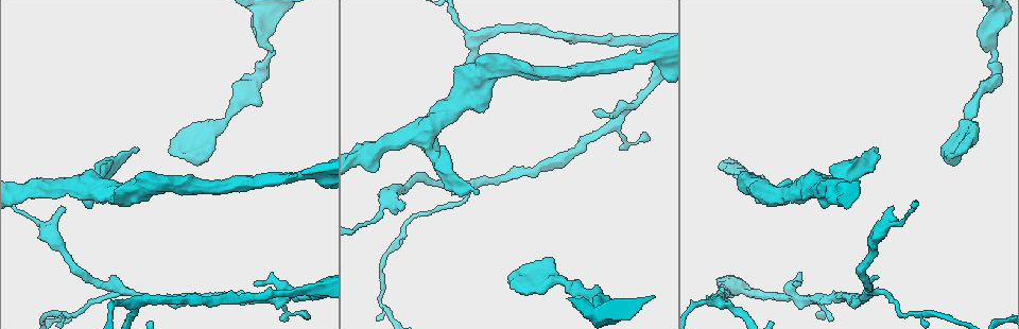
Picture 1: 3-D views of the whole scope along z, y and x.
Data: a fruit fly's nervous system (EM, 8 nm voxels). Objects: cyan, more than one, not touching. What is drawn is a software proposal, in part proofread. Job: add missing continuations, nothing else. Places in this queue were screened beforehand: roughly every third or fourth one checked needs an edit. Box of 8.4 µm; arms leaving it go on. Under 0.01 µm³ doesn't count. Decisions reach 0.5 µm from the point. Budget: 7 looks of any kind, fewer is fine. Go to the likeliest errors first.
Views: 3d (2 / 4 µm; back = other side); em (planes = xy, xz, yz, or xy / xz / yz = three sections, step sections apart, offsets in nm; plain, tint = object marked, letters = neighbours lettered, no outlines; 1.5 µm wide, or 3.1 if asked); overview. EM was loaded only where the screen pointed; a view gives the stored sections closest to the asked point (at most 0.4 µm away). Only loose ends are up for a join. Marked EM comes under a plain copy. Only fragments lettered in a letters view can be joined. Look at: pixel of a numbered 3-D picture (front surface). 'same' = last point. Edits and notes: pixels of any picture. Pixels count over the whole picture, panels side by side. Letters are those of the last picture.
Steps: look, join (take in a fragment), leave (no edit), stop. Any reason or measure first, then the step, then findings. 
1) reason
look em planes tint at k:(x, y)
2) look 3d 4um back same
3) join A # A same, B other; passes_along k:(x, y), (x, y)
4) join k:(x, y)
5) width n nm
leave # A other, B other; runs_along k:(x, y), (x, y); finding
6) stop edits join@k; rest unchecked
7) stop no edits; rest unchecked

an open end
look 3d 4um at 1:(137, 146)

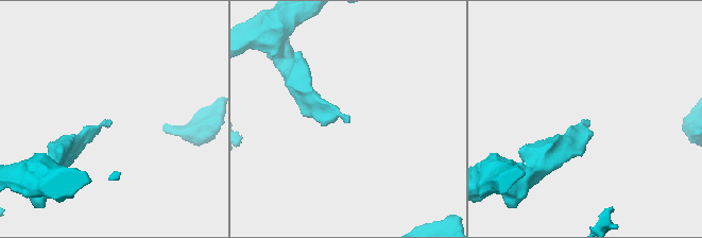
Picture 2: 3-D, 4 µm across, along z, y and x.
shape alone is not enough
look em xz step 8 letters at 2:(589, 122)

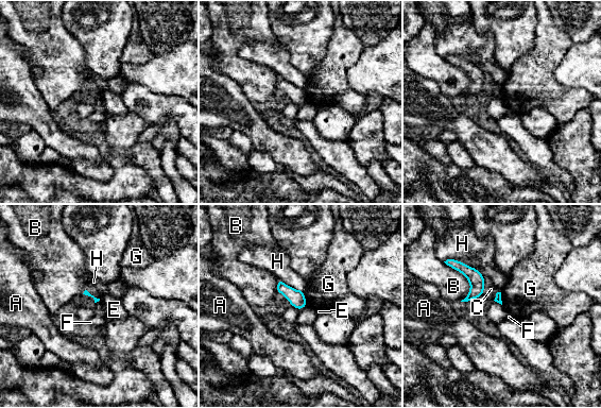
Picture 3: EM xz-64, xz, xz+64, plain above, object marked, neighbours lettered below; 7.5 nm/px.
leave # A other, B other, C other, E other, F other, G other, H other; border 3:(306, 305), (299, 310); none of them fits

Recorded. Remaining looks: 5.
free end
look 3d 4um at 1:(400, 210)

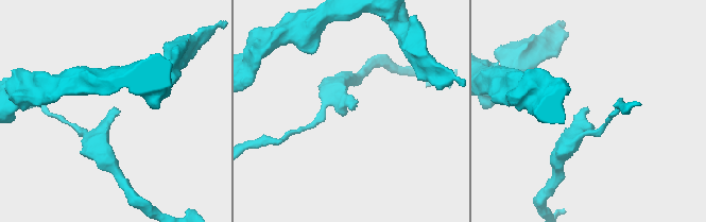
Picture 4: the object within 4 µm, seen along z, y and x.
look em planes letters at 4:(111, 110)

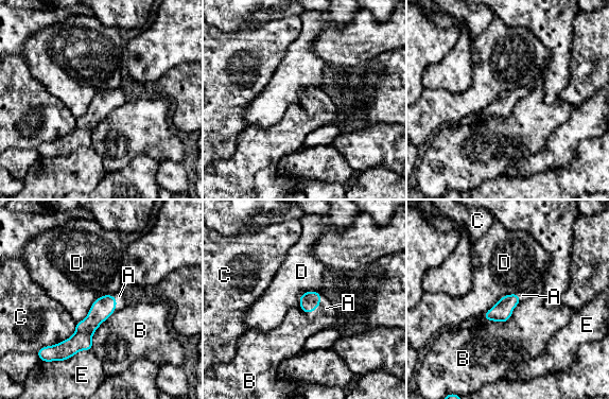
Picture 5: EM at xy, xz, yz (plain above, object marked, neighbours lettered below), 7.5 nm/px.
join A # A same, B other, C other, D other, E other; passes_along 5:(310, 300), (318, 306), (326, 308); it goes on there

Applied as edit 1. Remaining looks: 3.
an open end
look 3d 4um at 1:(185, 155)

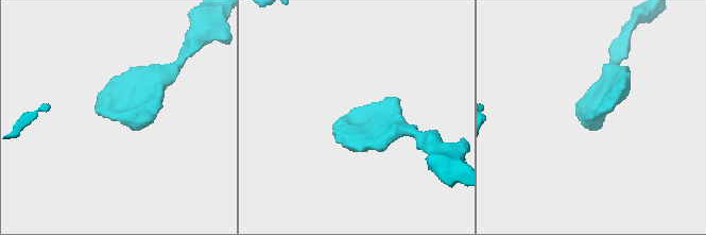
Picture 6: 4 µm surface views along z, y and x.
shape alone is not enough
look em xz step 8 letters at 6:(357, 108)

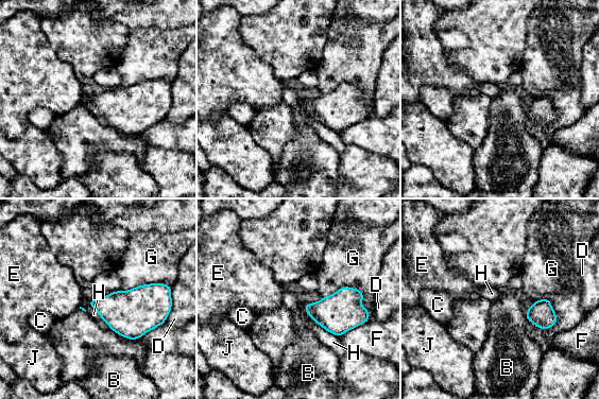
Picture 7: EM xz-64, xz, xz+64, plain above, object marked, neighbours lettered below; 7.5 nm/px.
leave # B other, C other, D other, E other, F other, G other, H other, J other; border 7:(89, 299), (114, 331), (131, 340); none of them fits

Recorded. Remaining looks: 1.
stop edits join@5; rest unchecked

